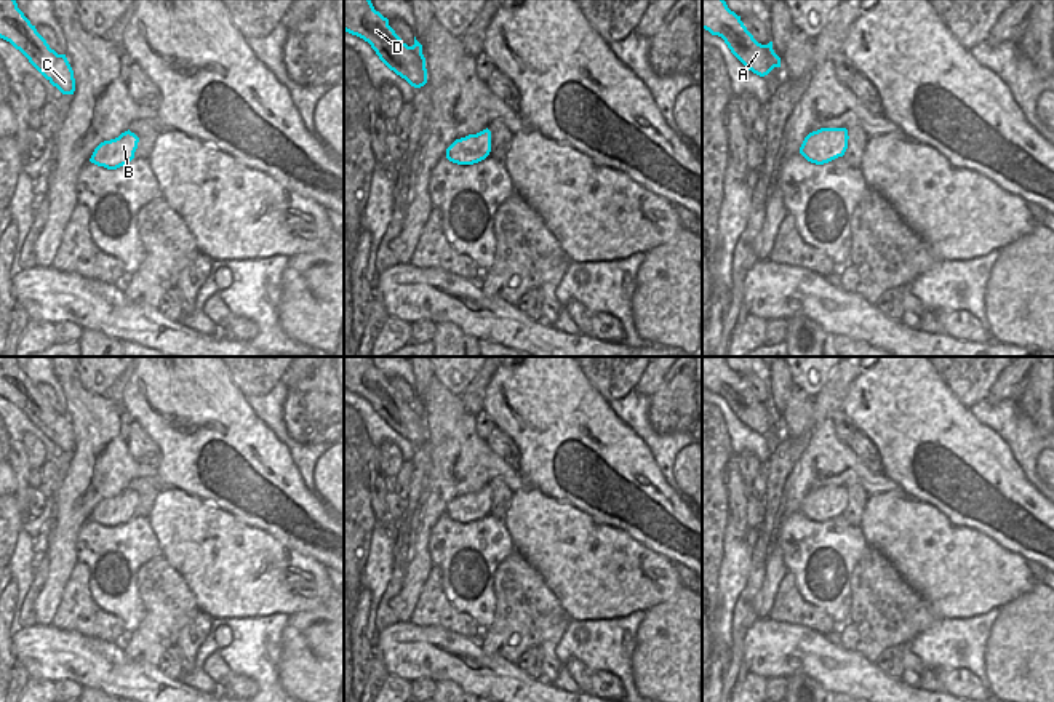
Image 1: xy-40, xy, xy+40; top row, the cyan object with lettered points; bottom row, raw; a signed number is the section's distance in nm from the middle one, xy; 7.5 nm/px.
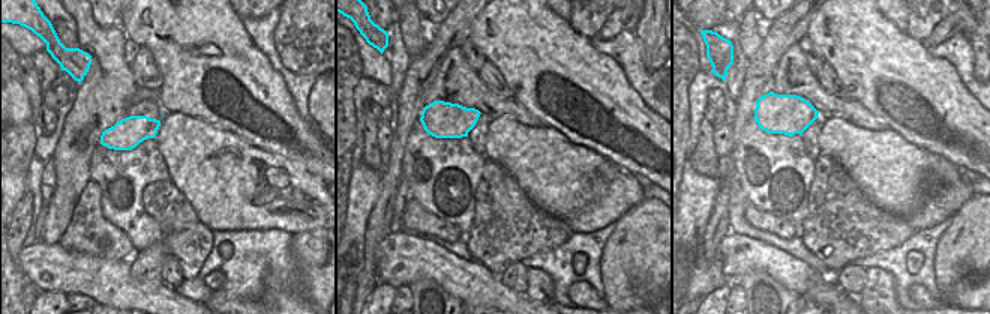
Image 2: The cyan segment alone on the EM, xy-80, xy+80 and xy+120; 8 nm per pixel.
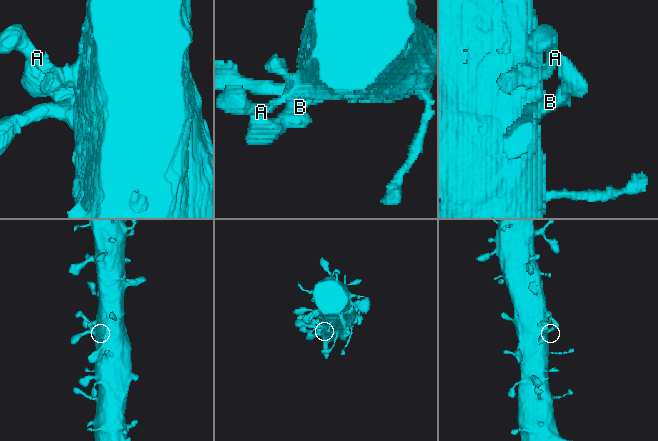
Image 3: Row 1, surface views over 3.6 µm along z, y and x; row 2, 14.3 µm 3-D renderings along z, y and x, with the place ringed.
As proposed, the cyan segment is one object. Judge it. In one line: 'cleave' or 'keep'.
keep

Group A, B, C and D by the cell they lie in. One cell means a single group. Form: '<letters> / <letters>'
A B C D

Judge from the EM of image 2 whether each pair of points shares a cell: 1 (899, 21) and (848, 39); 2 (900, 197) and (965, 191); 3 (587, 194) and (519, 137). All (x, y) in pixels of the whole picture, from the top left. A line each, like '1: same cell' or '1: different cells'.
1: different cells
2: same cell
3: same cell

